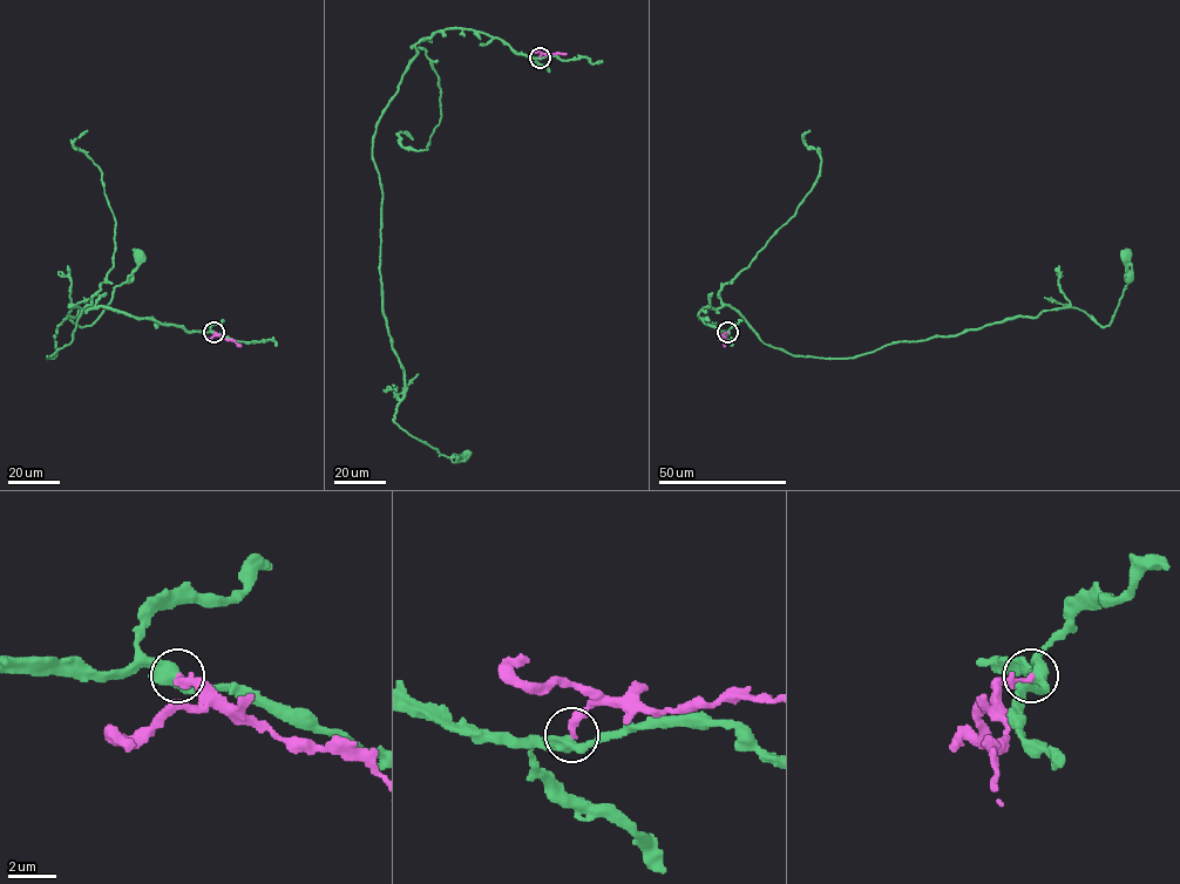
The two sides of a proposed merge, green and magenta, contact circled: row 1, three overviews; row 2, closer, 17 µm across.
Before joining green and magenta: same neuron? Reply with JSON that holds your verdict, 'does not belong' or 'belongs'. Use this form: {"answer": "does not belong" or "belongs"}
{"answer": "does not belong"}

